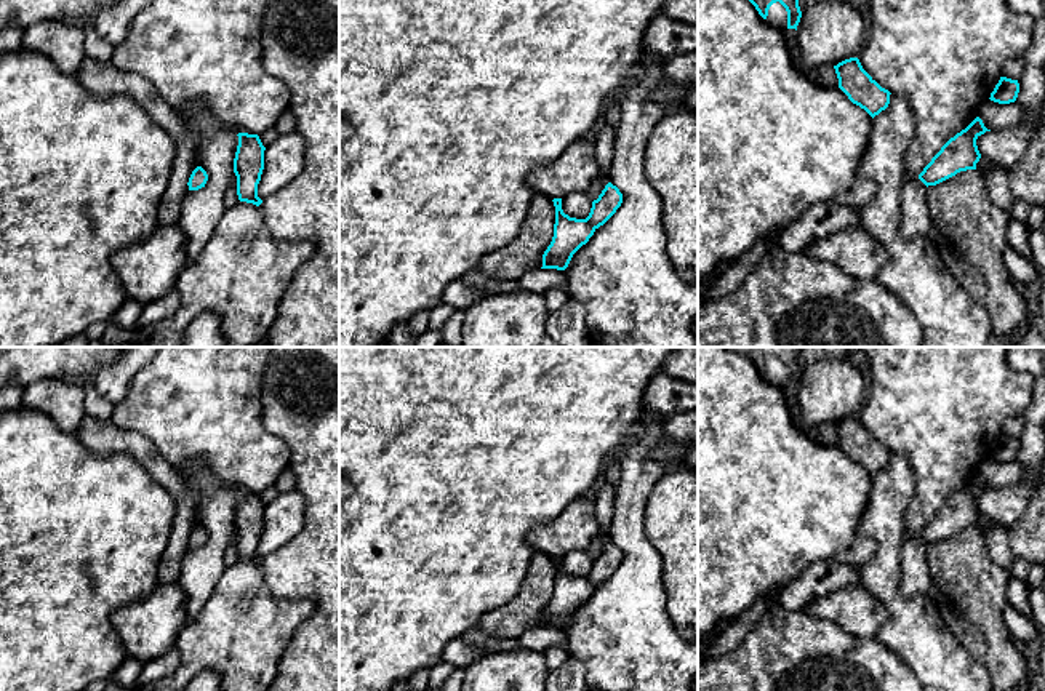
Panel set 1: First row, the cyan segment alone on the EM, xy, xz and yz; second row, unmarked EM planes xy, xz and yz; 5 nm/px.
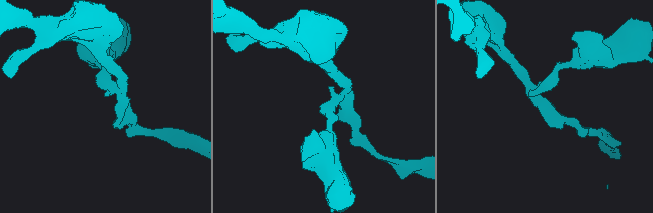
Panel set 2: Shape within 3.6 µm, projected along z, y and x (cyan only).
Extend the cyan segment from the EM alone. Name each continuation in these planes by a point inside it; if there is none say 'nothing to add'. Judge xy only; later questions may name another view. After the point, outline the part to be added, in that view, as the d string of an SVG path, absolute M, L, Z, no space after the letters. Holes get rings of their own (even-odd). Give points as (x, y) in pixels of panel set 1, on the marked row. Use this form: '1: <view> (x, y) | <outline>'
nothing to add

